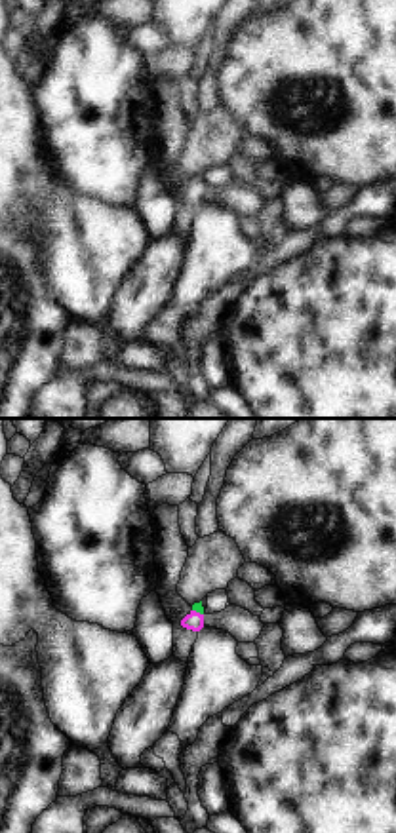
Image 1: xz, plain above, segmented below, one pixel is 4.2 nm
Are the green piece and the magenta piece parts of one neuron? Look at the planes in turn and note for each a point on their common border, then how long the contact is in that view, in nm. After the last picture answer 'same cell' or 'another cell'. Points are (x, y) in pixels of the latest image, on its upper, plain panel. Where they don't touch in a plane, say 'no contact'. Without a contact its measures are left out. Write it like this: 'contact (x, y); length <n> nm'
contact (198, 185); length 50 nm

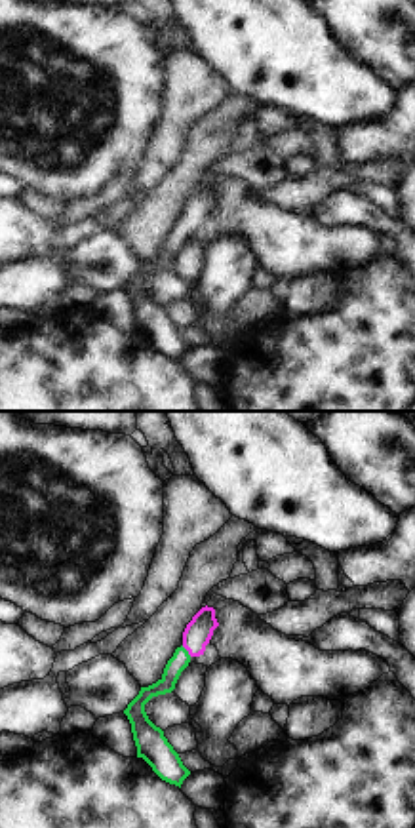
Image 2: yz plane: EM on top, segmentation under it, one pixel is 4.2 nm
contact (187, 225); length 60 nm

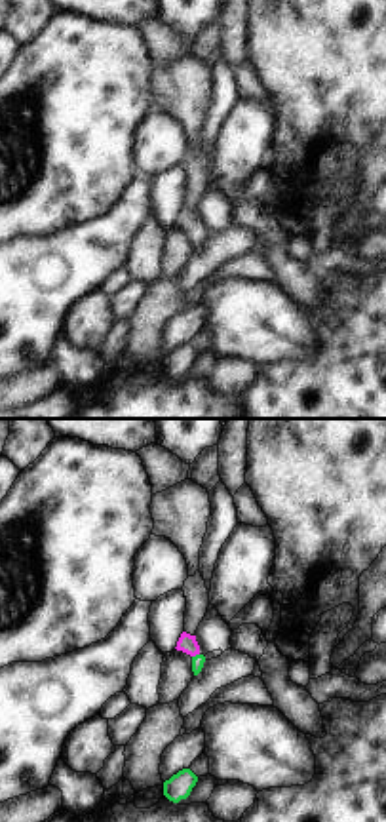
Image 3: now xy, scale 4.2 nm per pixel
contact (196, 229); length 40 nm

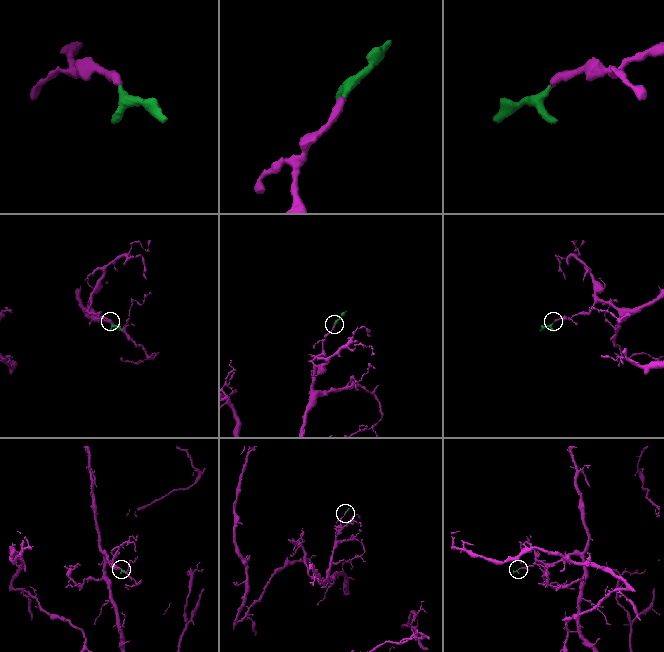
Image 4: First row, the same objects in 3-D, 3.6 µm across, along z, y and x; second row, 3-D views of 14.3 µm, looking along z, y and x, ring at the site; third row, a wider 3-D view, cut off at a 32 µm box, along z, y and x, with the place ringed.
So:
same cell

